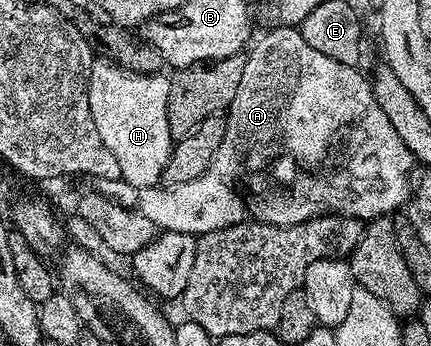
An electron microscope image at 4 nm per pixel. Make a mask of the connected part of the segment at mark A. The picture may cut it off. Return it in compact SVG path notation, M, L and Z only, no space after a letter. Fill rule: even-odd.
M276 24L272 28L269 34L262 35L260 39L257 37L247 51L242 68L242 81L239 82L238 92L234 92L234 100L226 111L226 136L222 136L222 144L218 144L218 152L214 152L214 160L210 160L210 168L206 168L206 172L202 172L200 177L202 192L212 194L218 200L222 194L228 194L228 190L232 190L232 194L236 194L234 205L236 210L240 210L238 222L247 222L249 219L260 220L260 210L264 210L268 215L262 220L272 226L293 226L310 218L316 218L319 214L344 214L347 218L371 220L399 211L414 190L413 183L411 181L408 183L414 159L406 144L402 144L398 132L394 132L394 124L390 124L378 100L374 100L371 81L367 77L360 78L359 69L340 66L338 60L330 60L330 56L322 56L322 52L310 48L310 44L306 44L297 27ZM315 62L320 64L320 67L317 68L316 74L312 74L312 65Z

